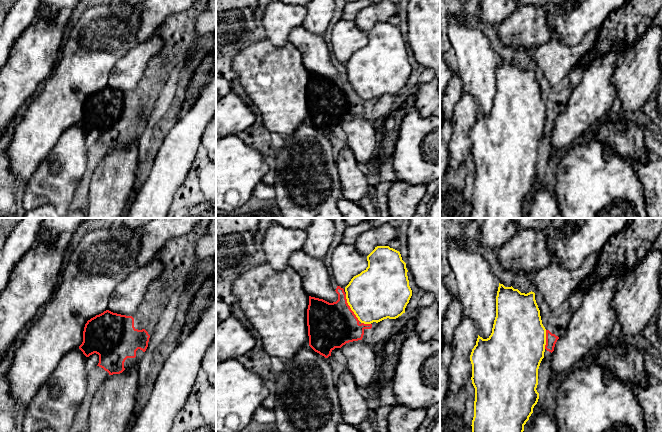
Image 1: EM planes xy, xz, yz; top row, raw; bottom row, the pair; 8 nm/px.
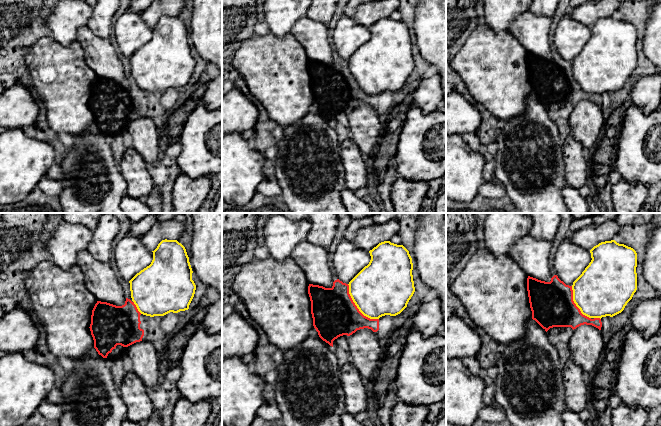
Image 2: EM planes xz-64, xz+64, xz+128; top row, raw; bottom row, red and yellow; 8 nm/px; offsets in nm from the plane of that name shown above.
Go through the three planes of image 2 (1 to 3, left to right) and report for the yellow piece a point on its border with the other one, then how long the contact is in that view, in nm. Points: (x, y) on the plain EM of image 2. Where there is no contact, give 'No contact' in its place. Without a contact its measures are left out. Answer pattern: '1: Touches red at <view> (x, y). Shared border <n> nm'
1: Touches red at xz-64 (136, 83). Shared border 120 nm
2: Touches red at xz+64 (356, 83). Shared border 380 nm
3: Touches red at xz+128 (575, 80). Shared border 300 nm

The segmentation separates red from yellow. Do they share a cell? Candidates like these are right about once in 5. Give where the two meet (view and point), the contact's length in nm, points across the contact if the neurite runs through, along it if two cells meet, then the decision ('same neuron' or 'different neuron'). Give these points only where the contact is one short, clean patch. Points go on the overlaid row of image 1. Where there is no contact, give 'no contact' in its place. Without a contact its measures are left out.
xz (353, 313) | 320 nm | different neuron

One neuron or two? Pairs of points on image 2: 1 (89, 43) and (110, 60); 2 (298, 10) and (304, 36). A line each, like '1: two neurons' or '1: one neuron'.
1: one neuron
2: two neurons

